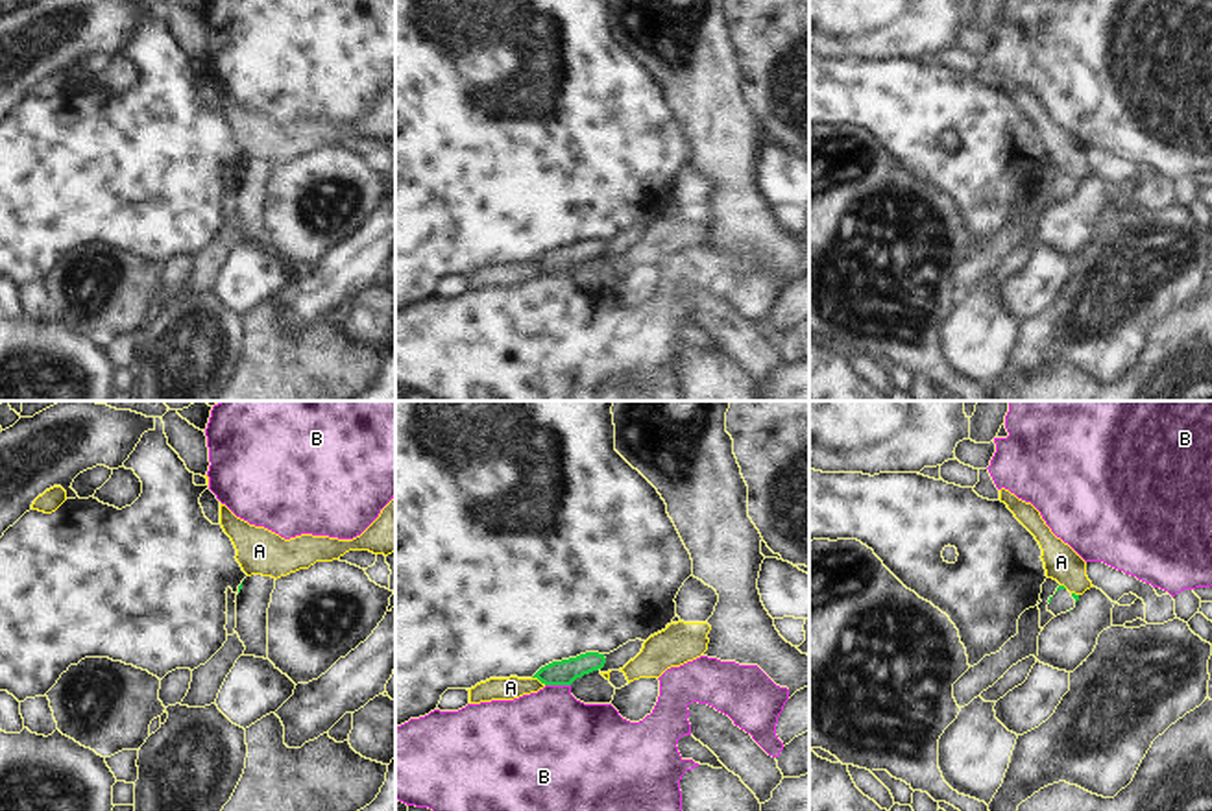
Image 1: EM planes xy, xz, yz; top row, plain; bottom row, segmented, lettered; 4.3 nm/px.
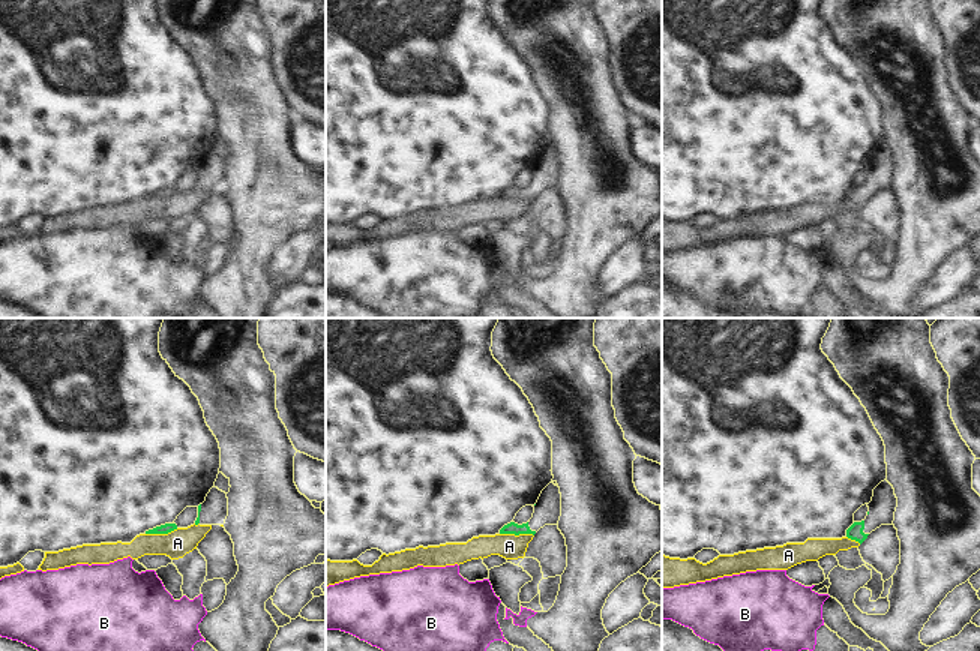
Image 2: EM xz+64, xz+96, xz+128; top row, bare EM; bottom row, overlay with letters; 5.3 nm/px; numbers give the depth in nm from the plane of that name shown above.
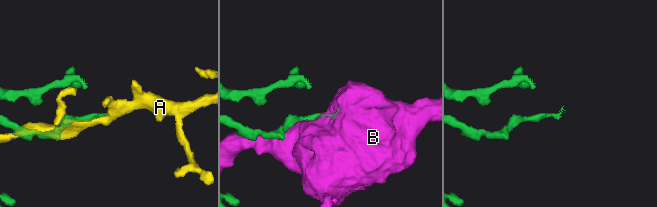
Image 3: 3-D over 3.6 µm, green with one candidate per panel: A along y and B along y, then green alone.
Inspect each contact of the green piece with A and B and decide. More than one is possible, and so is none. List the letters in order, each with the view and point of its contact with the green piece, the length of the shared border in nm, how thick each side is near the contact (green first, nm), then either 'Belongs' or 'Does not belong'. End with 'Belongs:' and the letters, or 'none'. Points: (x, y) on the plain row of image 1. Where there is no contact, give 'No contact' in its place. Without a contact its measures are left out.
A: Touches green at xz (540, 266). Shared border 70 nm. Thickness 110 nm (green) against 100 nm. Does not belong
B: Touches green at xz (558, 270). Shared border 110 nm. Thickness 110 nm (green) against 420 nm. Does not belong
Belongs: none.

